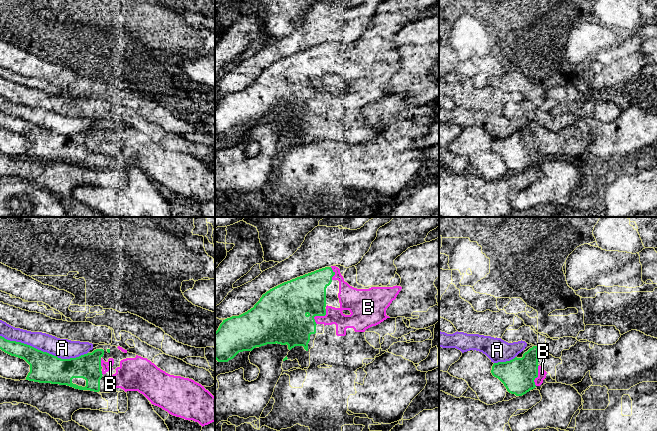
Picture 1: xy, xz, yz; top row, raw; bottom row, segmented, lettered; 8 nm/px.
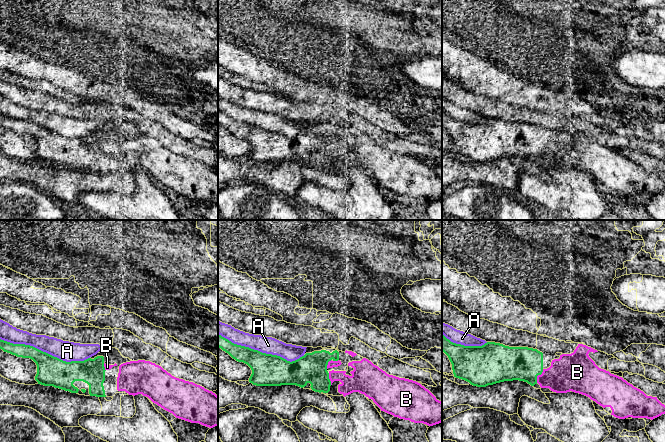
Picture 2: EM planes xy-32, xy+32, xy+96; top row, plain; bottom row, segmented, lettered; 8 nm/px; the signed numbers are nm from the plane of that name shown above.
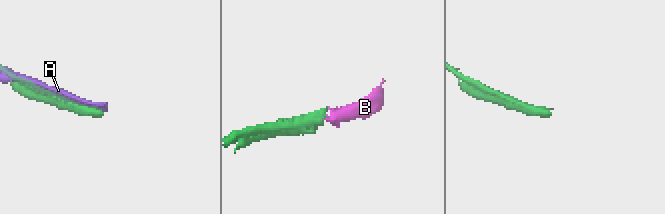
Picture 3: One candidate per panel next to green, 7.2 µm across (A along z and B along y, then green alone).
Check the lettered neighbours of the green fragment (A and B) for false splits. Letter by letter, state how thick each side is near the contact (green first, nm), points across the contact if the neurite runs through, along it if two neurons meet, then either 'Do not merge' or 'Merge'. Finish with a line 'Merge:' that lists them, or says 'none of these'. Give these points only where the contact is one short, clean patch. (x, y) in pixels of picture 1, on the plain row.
A: Thickness 240 nm (green) against 160 nm. Do not merge
B: Thickness 340 nm (green) against 130 nm. Merge
Merge: B

